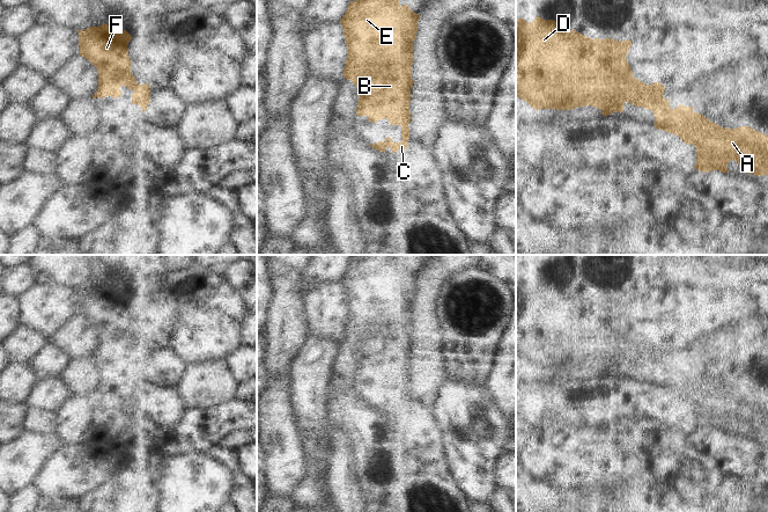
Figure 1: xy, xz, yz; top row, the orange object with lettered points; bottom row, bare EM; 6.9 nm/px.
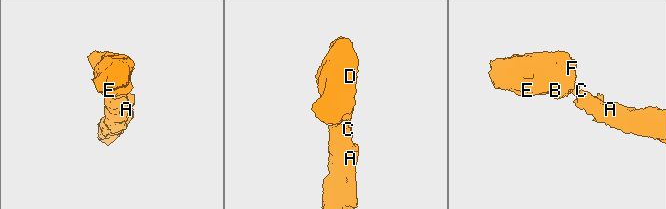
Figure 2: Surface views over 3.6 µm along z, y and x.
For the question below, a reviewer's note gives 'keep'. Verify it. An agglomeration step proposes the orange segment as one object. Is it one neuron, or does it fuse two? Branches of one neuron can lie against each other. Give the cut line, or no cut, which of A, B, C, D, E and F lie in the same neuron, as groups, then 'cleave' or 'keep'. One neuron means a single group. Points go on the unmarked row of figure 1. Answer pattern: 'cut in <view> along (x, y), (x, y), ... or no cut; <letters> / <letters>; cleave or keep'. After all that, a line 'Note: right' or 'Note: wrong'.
no cut; A B C D E F; keep
Note: right

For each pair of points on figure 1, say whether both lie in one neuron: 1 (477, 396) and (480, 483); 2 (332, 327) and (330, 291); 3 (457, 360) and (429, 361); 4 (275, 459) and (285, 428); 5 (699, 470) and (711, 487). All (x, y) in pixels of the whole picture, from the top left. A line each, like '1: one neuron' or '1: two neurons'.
1: one neuron
2: one neuron
3: two neurons
4: one neuron
5: one neuron

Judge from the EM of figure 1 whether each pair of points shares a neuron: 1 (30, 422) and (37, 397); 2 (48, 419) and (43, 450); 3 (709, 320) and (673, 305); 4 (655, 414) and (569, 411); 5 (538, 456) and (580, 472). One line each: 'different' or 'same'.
1: different
2: different
3: same
4: same
5: same

